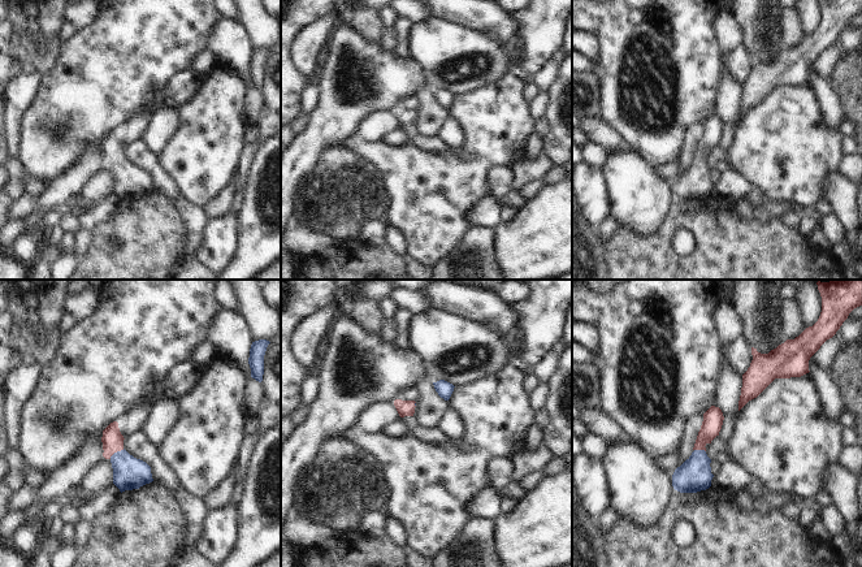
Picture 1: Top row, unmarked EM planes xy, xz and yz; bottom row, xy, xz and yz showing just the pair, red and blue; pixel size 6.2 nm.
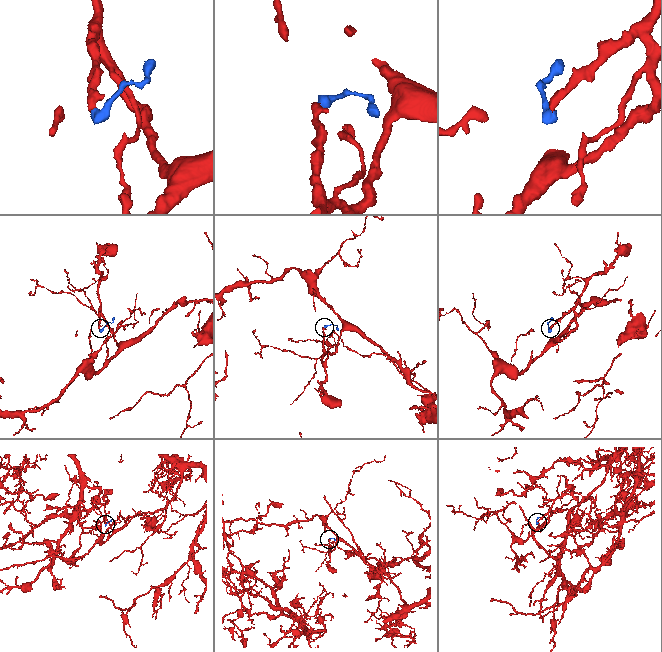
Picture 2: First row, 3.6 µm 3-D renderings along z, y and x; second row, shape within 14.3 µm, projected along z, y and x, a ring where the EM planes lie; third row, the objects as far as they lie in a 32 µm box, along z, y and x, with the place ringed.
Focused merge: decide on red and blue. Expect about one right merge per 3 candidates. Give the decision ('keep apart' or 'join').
join

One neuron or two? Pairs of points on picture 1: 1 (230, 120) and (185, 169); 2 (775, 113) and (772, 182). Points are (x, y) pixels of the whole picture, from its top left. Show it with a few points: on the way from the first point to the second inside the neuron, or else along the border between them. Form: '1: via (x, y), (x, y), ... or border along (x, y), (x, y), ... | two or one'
1: via (219, 131), (196, 158) | one
2: via (775, 130), (775, 165) | one

